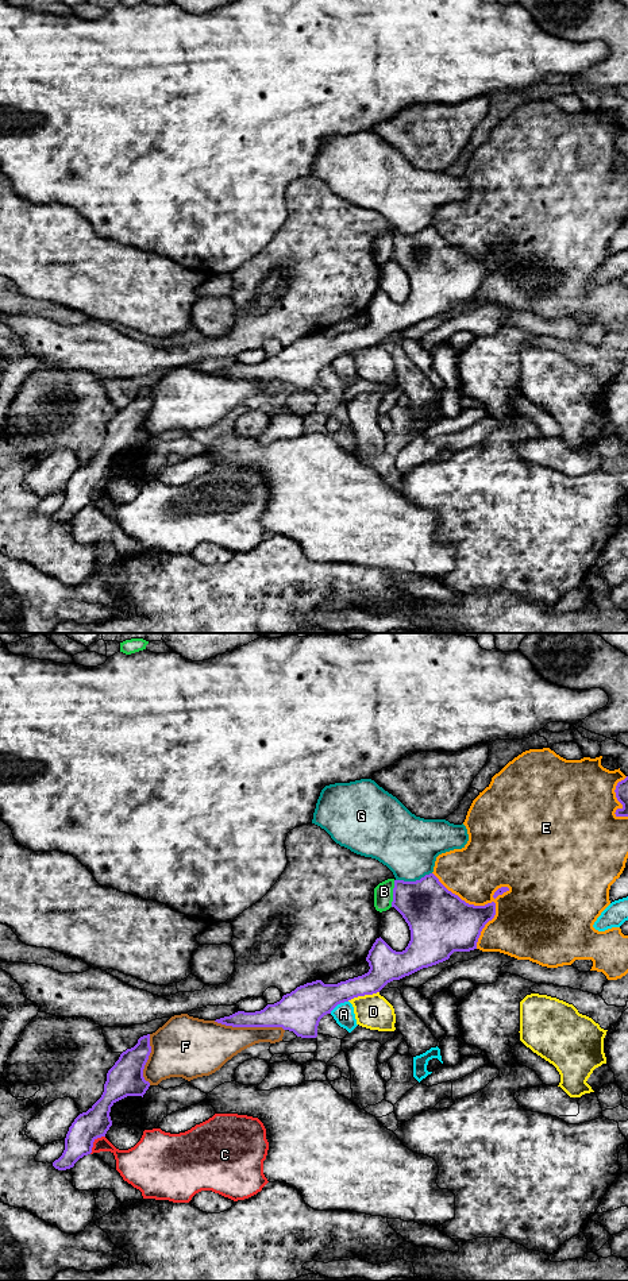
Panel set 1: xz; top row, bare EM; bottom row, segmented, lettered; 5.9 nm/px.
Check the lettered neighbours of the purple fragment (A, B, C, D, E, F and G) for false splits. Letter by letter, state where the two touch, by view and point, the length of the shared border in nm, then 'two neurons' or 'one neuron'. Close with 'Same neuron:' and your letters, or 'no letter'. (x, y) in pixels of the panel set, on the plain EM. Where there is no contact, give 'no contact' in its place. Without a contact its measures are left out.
A: contact xz (338, 355); length 130 nm; two neurons
B: contact xz (393, 246); length 160 nm; two neurons
C: contact xz (93, 493); length 140 nm; two neurons
D: contact xz (362, 347); length 200 nm; two neurons
E: contact xz (485, 257); length 550 nm; two neurons
F: contact xz (249, 378); length 420 nm; two neurons
G: contact xz (413, 234); length 220 nm; two neurons
Same neuron: no letter

